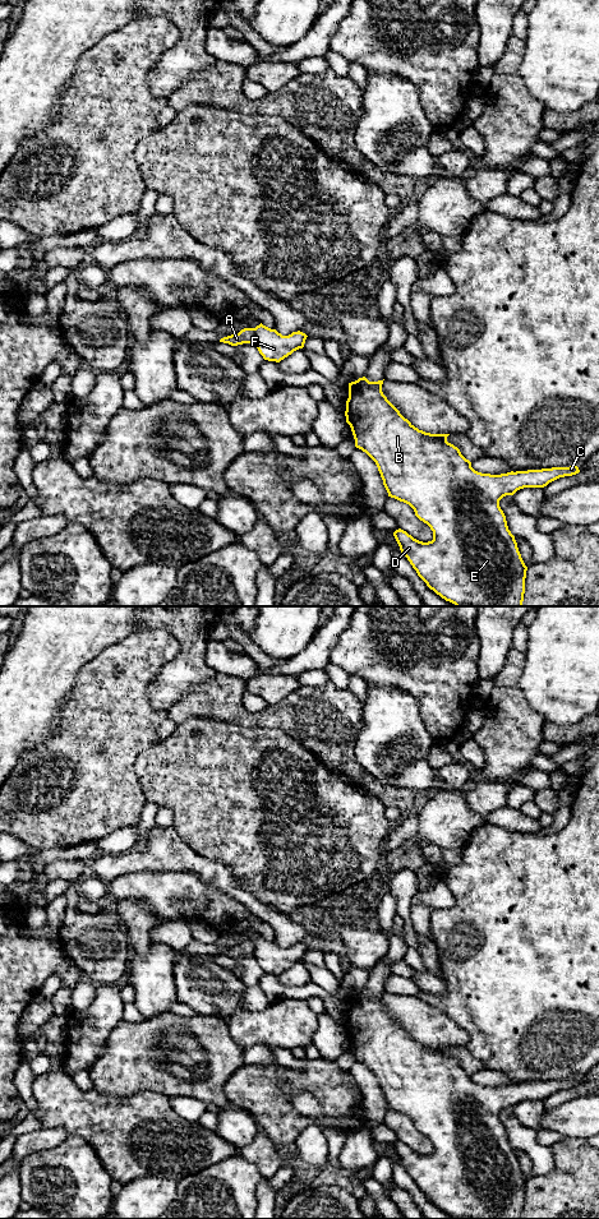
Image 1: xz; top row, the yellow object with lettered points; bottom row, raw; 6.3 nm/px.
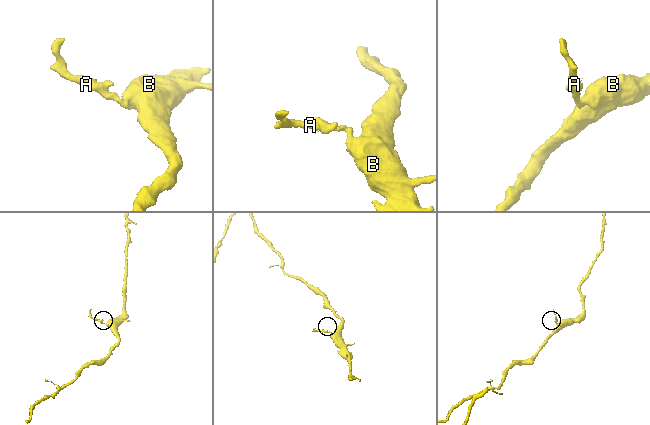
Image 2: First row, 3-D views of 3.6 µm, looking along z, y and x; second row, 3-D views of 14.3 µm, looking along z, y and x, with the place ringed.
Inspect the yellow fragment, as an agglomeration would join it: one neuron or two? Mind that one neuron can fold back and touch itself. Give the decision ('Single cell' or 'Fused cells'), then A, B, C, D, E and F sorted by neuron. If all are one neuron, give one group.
Fused cells. Groups: A / B C D E F

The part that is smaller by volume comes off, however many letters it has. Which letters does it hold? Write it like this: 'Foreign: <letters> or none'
Foreign: A

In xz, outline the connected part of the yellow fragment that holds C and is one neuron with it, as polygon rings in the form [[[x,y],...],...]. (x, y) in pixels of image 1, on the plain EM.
[[[365,989],[349,996],[345,1029],[355,1059],[375,1075],[388,1109],[409,1117],[415,1128],[433,1144],[433,1153],[423,1155],[401,1141],[396,1142],[393,1149],[401,1165],[430,1202],[456,1219],[522,1219],[527,1179],[521,1170],[515,1149],[508,1142],[499,1113],[520,1102],[544,1100],[559,1090],[576,1088],[580,1085],[579,1080],[575,1077],[501,1088],[478,1085],[460,1062],[447,1054],[450,1047],[425,1045],[405,1031],[383,1007],[382,997],[383,993],[369,994]]]

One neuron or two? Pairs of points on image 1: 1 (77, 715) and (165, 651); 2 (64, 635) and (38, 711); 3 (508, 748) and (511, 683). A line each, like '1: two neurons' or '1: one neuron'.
1: one neuron
2: one neuron
3: one neuron

